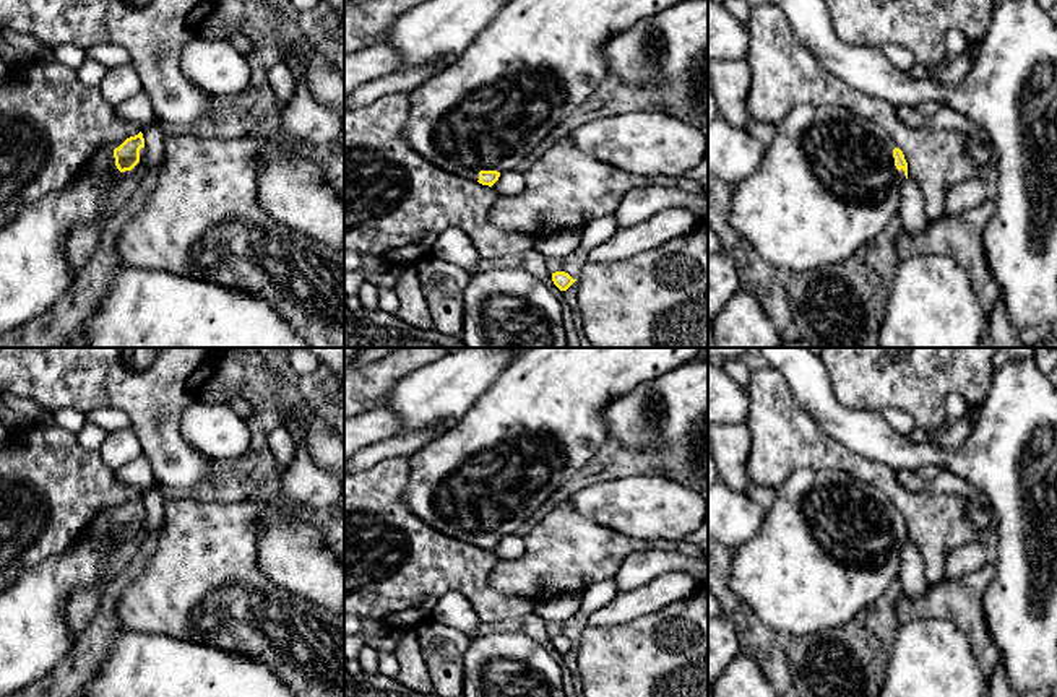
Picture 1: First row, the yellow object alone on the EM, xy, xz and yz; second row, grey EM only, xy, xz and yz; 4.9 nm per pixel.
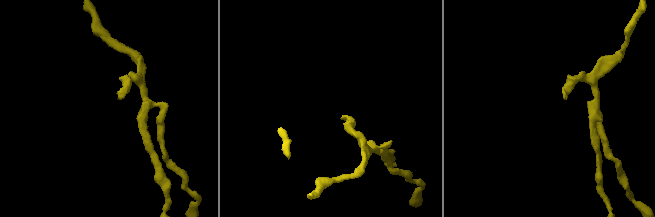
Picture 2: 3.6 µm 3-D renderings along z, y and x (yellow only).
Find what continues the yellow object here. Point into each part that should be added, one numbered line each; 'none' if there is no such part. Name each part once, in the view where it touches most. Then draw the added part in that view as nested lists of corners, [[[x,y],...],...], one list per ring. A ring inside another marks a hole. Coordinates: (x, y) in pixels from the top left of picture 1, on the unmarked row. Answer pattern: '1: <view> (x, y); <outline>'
1: xy (34, 632); [[[112,507],[97,513],[65,554],[23,569],[16,580],[0,593],[0,697],[10,697],[42,679],[68,656],[76,643],[68,622],[68,603],[73,595],[101,580],[112,583],[141,551],[146,541],[145,512],[140,513],[140,526],[125,536],[115,530],[115,512],[119,509]]]

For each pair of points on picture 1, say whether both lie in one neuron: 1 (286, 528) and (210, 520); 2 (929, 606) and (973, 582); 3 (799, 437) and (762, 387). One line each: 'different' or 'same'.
1: different
2: same
3: same

